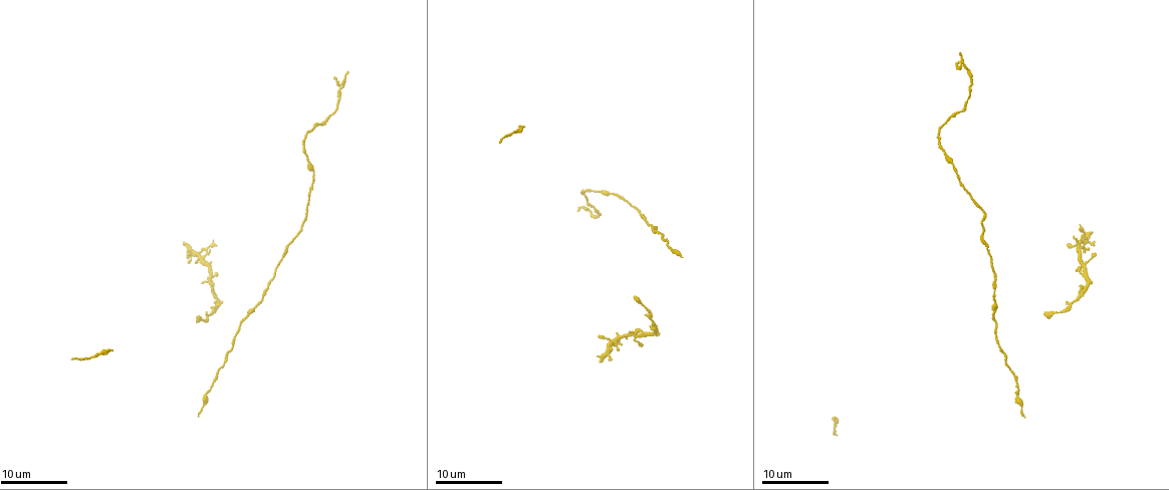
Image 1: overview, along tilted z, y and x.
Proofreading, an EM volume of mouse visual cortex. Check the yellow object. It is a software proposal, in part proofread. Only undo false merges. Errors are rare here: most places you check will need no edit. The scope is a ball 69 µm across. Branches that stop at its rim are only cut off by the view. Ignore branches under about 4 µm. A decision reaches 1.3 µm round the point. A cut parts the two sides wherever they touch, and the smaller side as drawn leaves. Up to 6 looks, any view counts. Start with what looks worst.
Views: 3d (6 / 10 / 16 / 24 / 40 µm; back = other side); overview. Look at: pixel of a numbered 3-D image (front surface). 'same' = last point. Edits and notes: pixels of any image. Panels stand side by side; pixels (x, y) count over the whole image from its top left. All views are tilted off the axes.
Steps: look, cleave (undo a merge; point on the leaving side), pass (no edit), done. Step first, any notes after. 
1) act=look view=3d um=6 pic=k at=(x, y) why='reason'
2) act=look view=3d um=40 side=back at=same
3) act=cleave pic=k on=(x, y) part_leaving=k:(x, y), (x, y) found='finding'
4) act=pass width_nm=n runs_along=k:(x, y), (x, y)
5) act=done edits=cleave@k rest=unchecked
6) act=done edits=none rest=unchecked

act=look view=3d um=16 pic=1 at=(995, 303) why='thick turns thin'

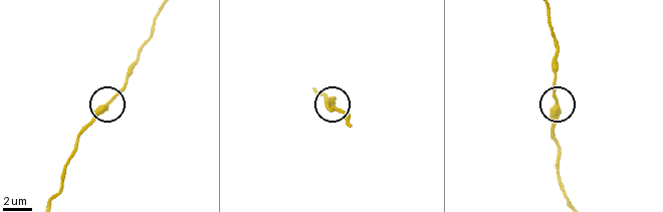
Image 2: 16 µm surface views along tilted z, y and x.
act=look view=3d um=10 pic=2 at=(557, 102)

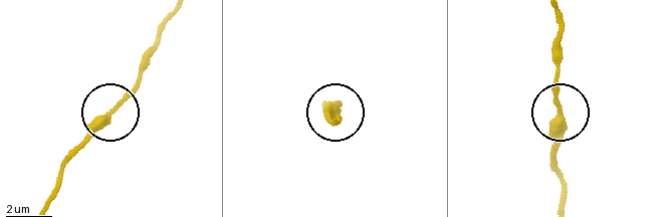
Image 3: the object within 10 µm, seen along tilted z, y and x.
act=pass width_nm=290 runs_along=3:(557, 169), (563, 126), (556, 90), (560, 59) found='continuous, no second neuron'

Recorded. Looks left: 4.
act=look view=3d um=24 pic=1 at=(521, 126) why='thick turns thin'

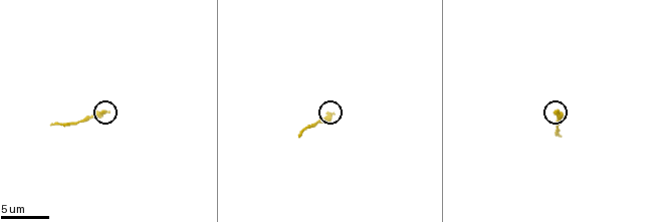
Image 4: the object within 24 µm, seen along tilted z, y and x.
act=look view=3d um=10 pic=4 at=(110, 114)

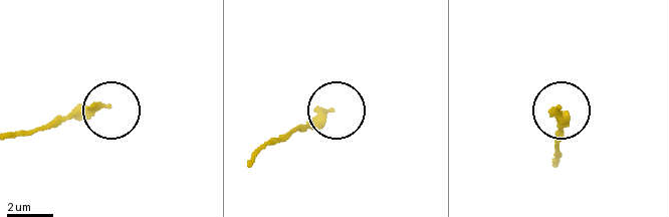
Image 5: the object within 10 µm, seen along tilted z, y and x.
act=pass found='one neuron here'

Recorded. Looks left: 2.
act=look view=3d um=16 pic=1 at=(269, 283) why='sudden change in width'

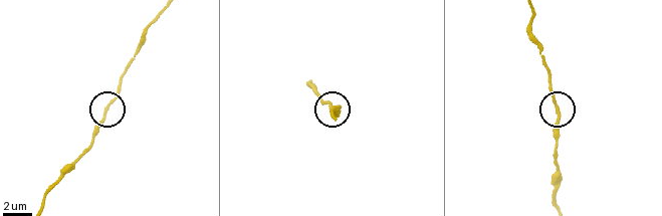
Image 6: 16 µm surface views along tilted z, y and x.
act=look view=3d um=10 pic=6 at=(104, 111)

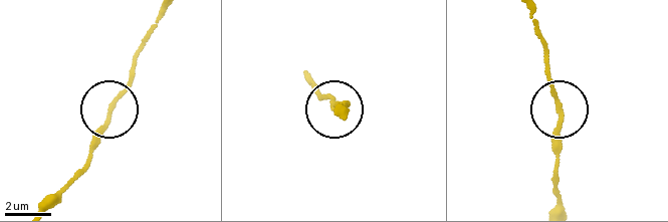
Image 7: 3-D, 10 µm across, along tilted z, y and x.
act=pass width_nm=190 found='one neuron here'

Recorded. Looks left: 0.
act=done edits=none rest=unchecked

